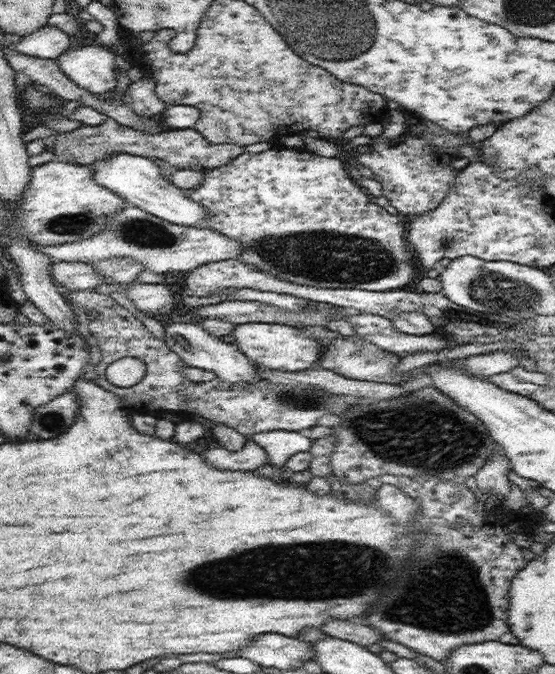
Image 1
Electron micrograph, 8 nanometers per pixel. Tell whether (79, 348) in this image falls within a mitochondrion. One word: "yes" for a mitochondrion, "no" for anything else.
no

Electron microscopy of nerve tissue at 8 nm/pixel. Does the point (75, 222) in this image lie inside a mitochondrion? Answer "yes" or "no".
yes

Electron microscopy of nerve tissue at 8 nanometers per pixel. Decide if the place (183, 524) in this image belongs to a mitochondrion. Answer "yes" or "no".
no

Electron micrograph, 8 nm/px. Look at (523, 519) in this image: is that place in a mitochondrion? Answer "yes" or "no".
no

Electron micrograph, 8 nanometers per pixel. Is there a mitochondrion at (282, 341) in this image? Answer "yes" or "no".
no

